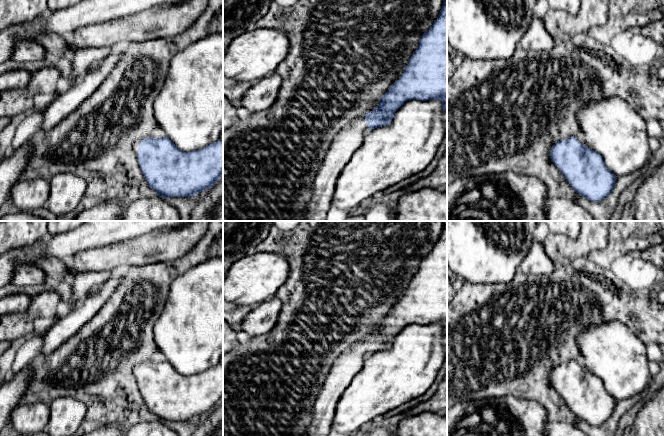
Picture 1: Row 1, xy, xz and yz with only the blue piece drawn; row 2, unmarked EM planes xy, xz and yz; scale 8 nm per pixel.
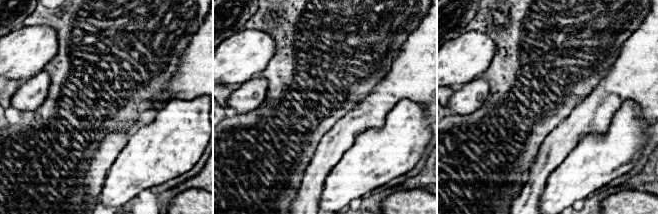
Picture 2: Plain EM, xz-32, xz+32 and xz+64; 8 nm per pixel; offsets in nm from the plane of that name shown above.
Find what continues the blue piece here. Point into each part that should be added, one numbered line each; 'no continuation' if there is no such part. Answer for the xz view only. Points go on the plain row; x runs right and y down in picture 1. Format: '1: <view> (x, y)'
1: xz (344, 369)

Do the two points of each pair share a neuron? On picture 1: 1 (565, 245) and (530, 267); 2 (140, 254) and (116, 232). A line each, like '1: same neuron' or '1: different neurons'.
1: different neurons
2: different neurons

